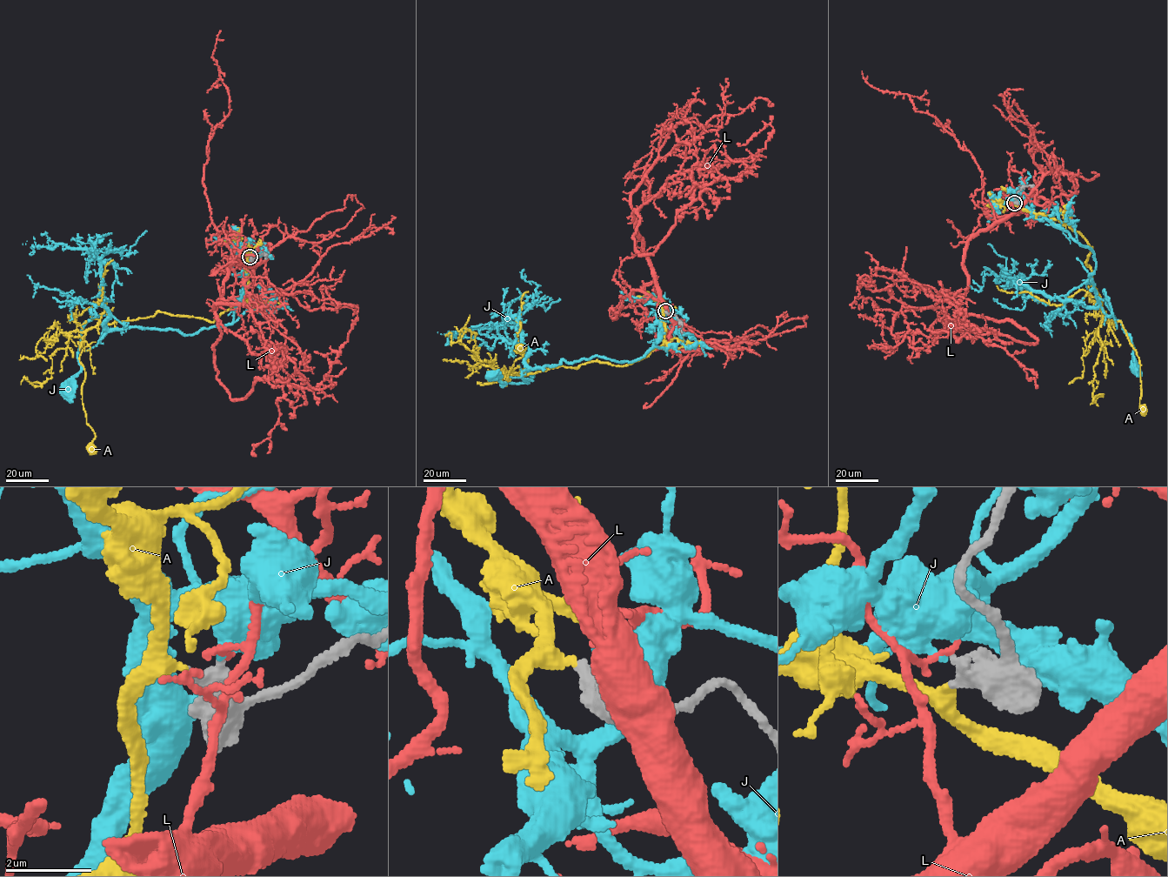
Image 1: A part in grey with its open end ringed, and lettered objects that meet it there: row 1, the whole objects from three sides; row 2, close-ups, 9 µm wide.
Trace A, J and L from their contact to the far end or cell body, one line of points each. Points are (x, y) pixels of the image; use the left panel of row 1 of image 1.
A: (250, 257), (244, 300), (213, 322), (156, 311), (87, 331), (79, 360), (91, 448)
J: (251, 257), (222, 327), (113, 328), (99, 342), (107, 317), (91, 317), (66, 390)
L: (251, 257), (230, 264), (216, 310), (214, 365), (230, 398), (266, 378), (317, 387), (357, 315), (322, 307)

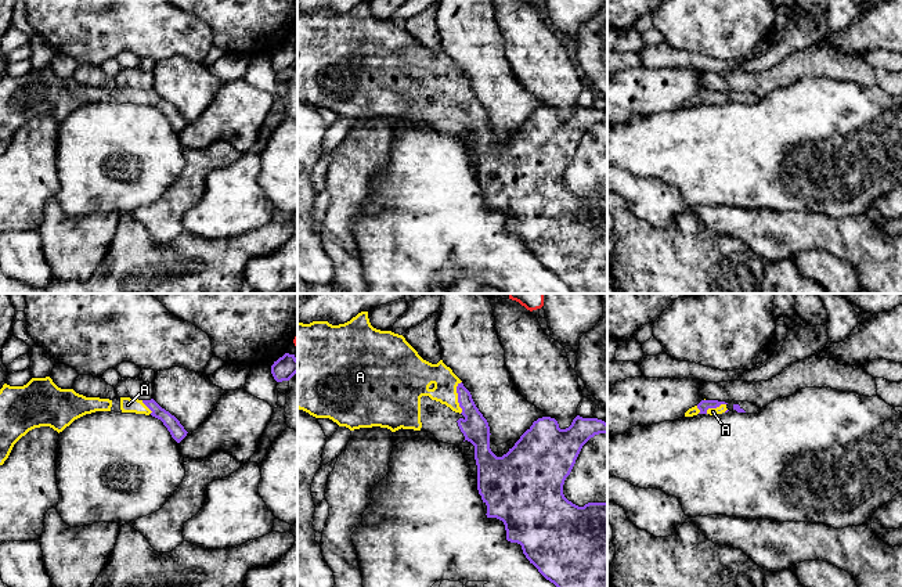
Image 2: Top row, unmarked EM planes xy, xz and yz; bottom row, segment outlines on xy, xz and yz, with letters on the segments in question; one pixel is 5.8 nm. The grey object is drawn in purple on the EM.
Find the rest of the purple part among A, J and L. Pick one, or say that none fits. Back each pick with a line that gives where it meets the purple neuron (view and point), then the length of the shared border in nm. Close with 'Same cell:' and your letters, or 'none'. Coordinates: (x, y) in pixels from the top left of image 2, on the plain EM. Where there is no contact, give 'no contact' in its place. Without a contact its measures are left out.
A: xz (458, 87) | 190 nm
Same cell: A

